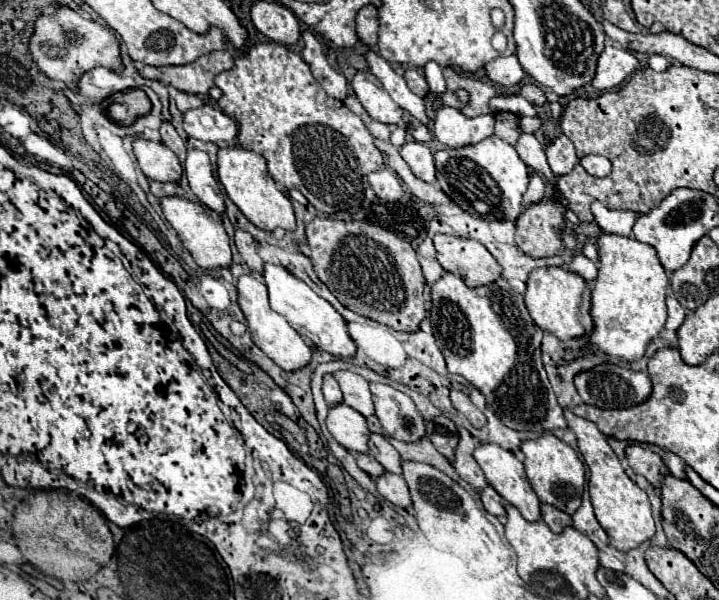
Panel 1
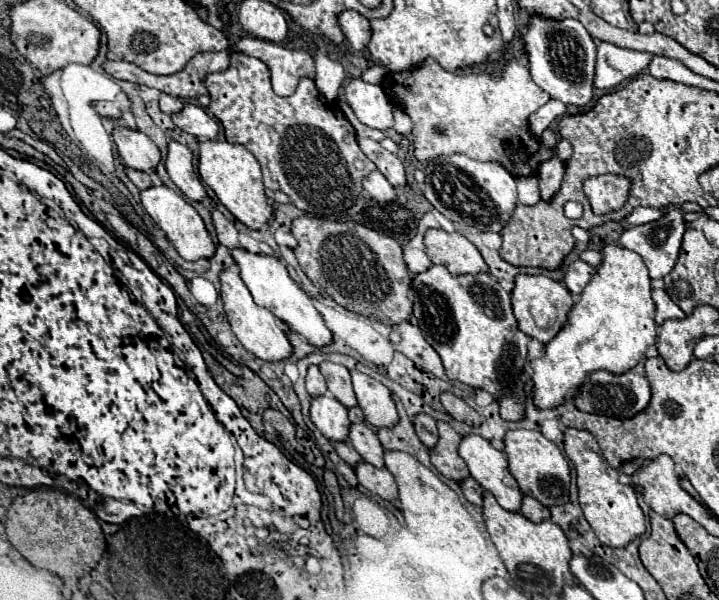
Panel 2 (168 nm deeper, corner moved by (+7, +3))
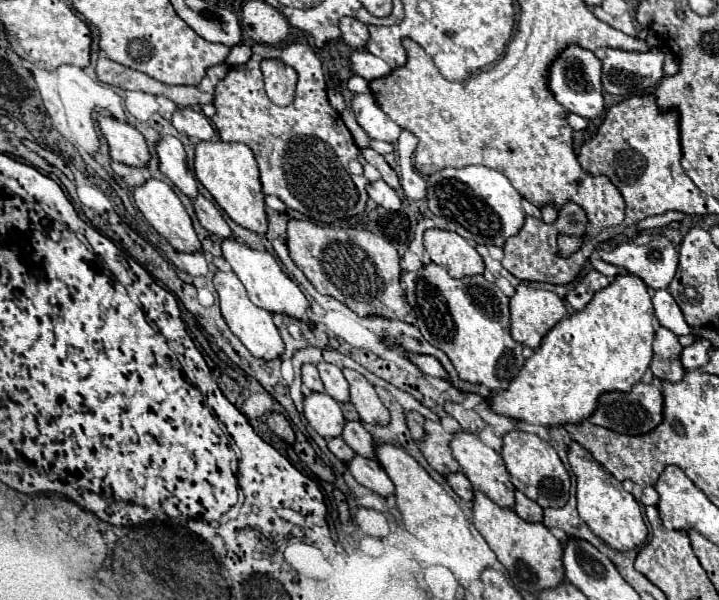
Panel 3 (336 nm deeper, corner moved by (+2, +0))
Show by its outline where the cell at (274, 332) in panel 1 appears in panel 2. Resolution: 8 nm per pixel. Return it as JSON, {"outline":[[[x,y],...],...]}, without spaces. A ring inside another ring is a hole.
{"outline":[[[226,269],[220,275],[220,283],[222,283],[220,297],[224,301],[224,311],[228,315],[228,321],[232,325],[234,335],[240,339],[240,343],[250,353],[254,353],[262,361],[284,361],[284,359],[288,359],[292,355],[292,343],[288,341],[286,333],[276,325],[276,317],[268,309],[258,307],[252,301],[248,287],[244,285],[244,281],[240,281],[240,277],[236,273],[238,273],[236,269]]]}

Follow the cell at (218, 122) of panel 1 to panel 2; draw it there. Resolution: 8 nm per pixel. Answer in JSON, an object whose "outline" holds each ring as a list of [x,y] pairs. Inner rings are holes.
{"outline":[[[186,103],[180,113],[172,115],[172,121],[176,127],[180,127],[186,133],[192,133],[200,141],[216,139],[216,135],[220,131],[218,121],[212,115],[208,115],[206,109],[202,109],[200,105],[194,105],[194,103]]]}

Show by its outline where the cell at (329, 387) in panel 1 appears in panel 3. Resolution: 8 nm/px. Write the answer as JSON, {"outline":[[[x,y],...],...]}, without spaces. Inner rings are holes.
{"outline":[[[303,364],[301,380],[303,380],[303,386],[307,392],[323,392],[323,382],[319,378],[315,364]]]}

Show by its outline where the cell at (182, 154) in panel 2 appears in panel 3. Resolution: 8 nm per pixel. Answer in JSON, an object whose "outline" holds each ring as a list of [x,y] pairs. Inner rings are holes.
{"outline":[[[163,136],[157,142],[159,170],[191,200],[197,196],[197,180],[187,168],[183,144],[175,136]]]}

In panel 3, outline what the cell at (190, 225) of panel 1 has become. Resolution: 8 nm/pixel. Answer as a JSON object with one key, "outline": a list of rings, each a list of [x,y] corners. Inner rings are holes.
{"outline":[[[149,178],[145,184],[133,188],[133,200],[137,204],[137,208],[143,212],[143,216],[147,218],[147,222],[177,250],[177,252],[199,252],[201,250],[201,242],[193,230],[193,222],[189,218],[189,214],[185,212],[181,200],[175,196],[175,192],[161,180],[157,178]]]}

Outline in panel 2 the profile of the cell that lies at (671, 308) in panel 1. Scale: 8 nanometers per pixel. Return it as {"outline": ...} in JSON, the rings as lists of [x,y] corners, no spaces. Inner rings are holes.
{"outline":[[[654,289],[652,299],[656,303],[656,323],[662,325],[666,319],[674,317],[684,317],[684,311],[666,295],[664,289]]]}

